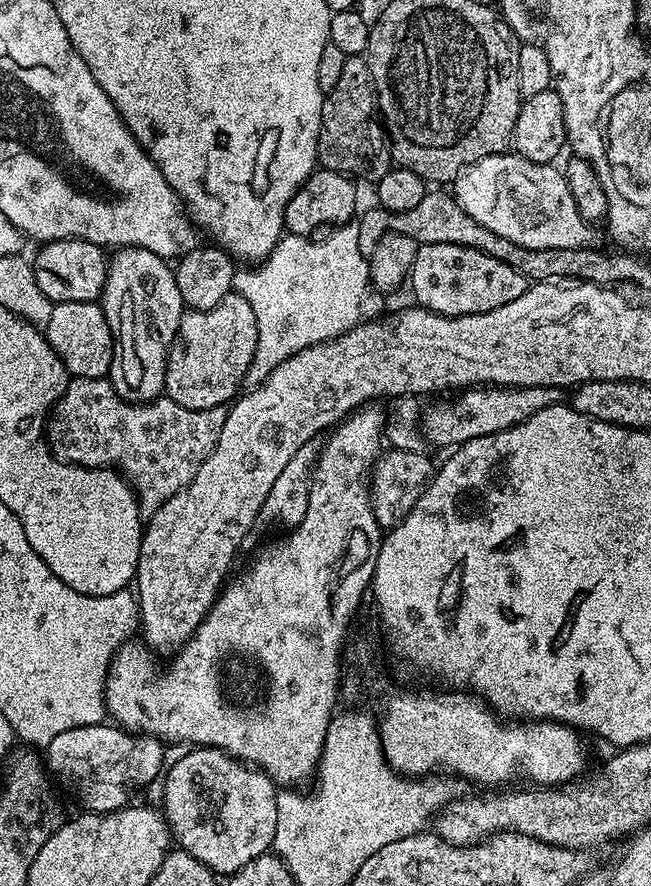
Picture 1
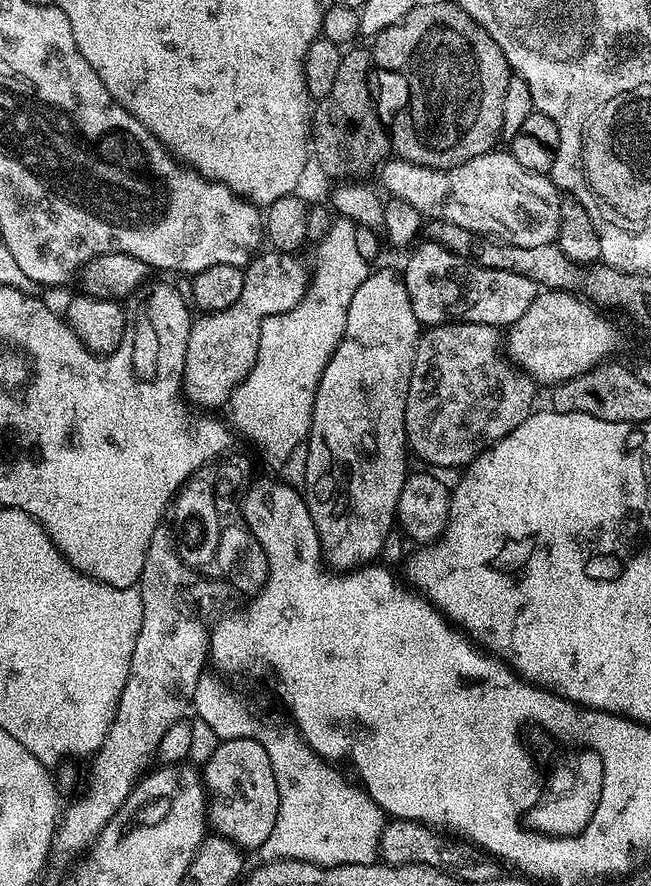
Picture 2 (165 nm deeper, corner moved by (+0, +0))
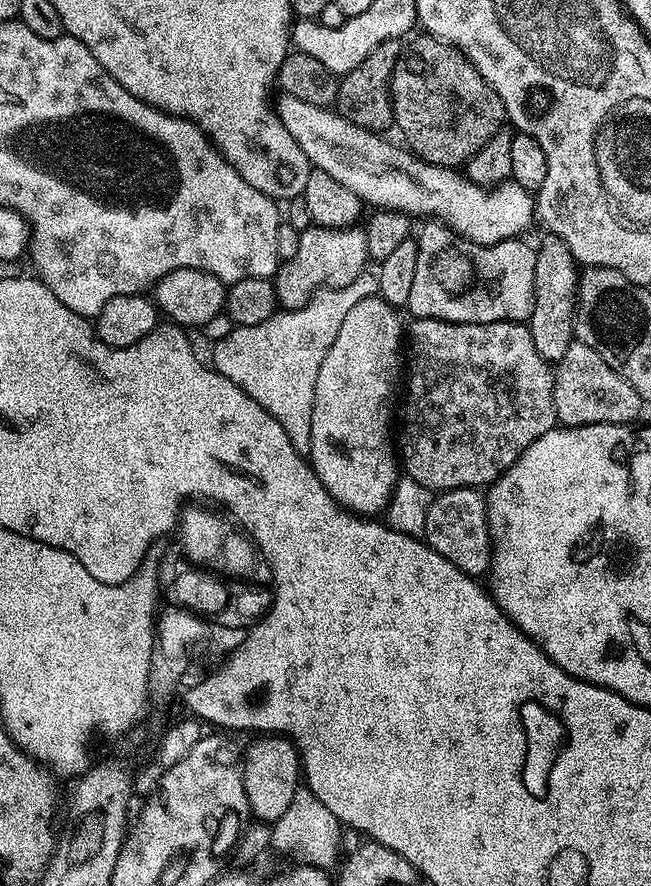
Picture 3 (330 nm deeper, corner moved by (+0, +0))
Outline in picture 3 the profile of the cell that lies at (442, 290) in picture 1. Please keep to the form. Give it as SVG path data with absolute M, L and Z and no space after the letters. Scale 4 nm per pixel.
M428 222L416 240L418 267L414 274L414 286L406 305L413 317L425 320L449 320L455 324L485 324L499 320L527 321L534 306L534 262L533 245L523 244L523 239L503 240L497 244L476 244L460 236L448 225Z

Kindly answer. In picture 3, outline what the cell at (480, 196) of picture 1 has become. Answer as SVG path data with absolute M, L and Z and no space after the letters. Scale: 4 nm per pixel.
M280 94L277 97L277 100L276 97L274 100L275 114L286 126L286 130L290 130L294 142L301 147L302 153L308 159L308 164L315 171L330 174L330 178L335 178L336 181L342 182L342 186L354 190L356 197L365 205L373 204L371 206L373 209L402 212L412 218L415 216L435 218L439 223L448 225L460 236L473 240L476 244L497 244L503 240L523 237L525 235L523 232L531 226L532 220L534 224L537 219L533 193L518 186L511 178L492 188L484 188L468 179L463 171L427 164L407 147L384 140L388 138L381 133L371 132L362 126L354 126L354 122L350 122L332 108L310 106L310 102L302 102L293 96Z

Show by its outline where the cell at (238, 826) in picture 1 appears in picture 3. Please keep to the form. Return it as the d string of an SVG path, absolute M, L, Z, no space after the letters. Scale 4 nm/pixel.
M260 734L253 740L256 741L242 752L248 811L257 821L274 822L286 814L294 794L302 786L302 757L287 735Z

